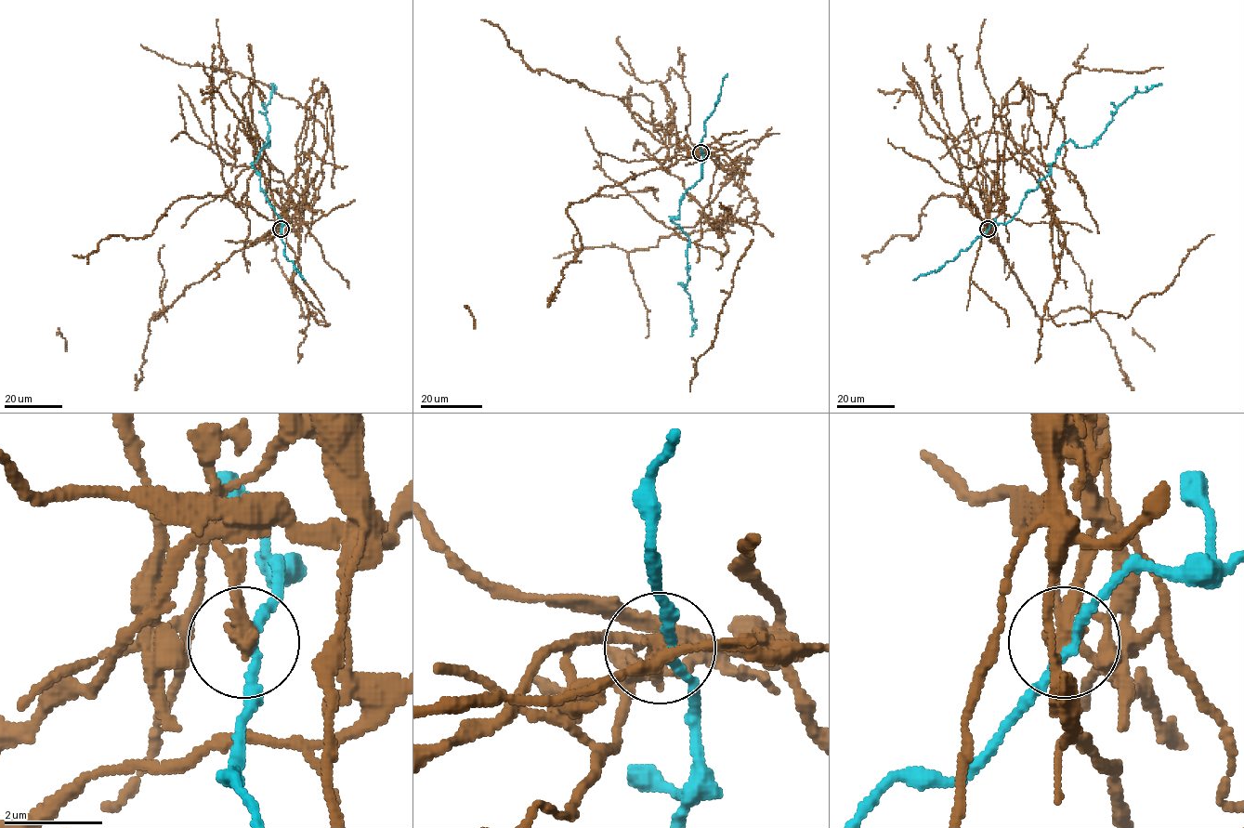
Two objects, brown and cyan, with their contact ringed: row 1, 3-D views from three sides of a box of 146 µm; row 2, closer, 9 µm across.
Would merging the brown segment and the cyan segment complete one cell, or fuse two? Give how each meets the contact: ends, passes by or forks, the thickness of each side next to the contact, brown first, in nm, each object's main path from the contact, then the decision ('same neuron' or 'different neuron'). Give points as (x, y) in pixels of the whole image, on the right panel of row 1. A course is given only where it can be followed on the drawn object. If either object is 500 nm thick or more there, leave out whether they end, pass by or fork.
brown ends there; cyan passes by; 320 nm thick on the brown side, 160 nm on the other; brown runs (988, 229), (1004, 209), (1007, 95), (1020, 79), (1052, 104), (1062, 163), (1084, 194), (1003, 134), (964, 141); cyan runs (988, 229), (1012, 219), (1048, 175), (1058, 149), (1070, 139), (1092, 146), (1129, 97), (1162, 84); different neuron

